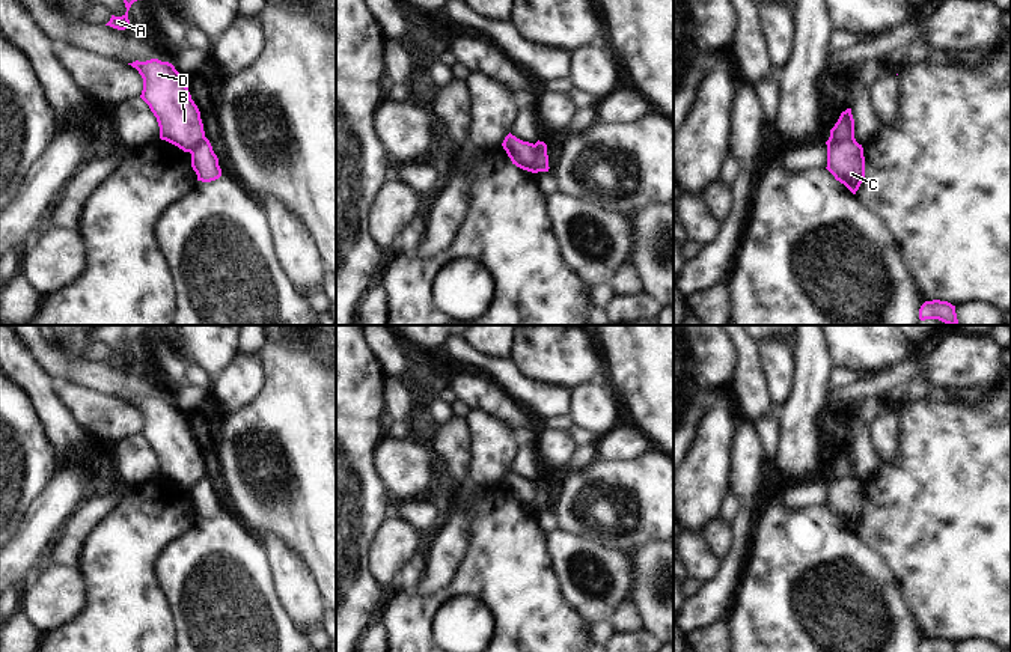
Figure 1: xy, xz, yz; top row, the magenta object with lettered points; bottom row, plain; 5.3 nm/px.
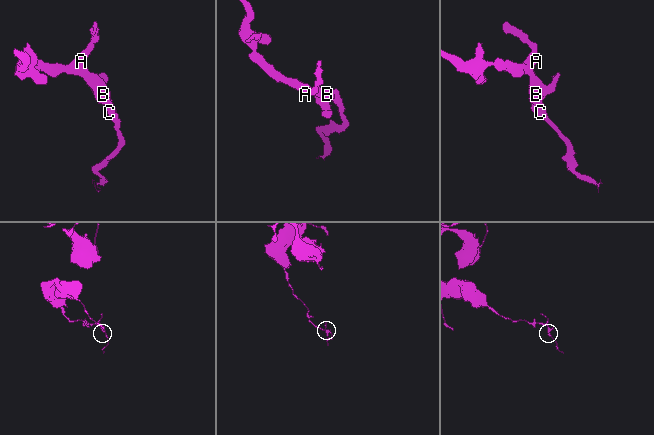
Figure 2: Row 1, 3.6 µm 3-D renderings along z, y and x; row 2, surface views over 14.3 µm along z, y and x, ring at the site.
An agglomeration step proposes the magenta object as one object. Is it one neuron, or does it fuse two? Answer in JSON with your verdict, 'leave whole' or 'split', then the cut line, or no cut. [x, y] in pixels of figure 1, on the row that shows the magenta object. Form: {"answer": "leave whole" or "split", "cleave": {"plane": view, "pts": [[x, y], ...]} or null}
{"answer": "split", "cleave": {"plane": "xz", "pts": [[535, 145], [532, 172]]}}

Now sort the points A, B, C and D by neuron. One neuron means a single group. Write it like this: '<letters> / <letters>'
A B D / C

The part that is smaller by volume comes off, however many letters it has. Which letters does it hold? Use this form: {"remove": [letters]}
{"remove": ["C"]}

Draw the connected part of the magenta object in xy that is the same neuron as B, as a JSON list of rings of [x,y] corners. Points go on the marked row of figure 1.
[[[151,59],[128,63],[143,78],[140,98],[149,105],[160,126],[160,139],[191,152],[205,137],[200,111],[181,75],[169,62]]]

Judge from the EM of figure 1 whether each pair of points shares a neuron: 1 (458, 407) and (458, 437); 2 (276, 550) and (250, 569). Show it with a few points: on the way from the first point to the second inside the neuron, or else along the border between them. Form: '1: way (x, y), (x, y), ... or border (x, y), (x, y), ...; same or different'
1: border (454, 414), (464, 419); different
2: border (261, 541), (274, 592); different

